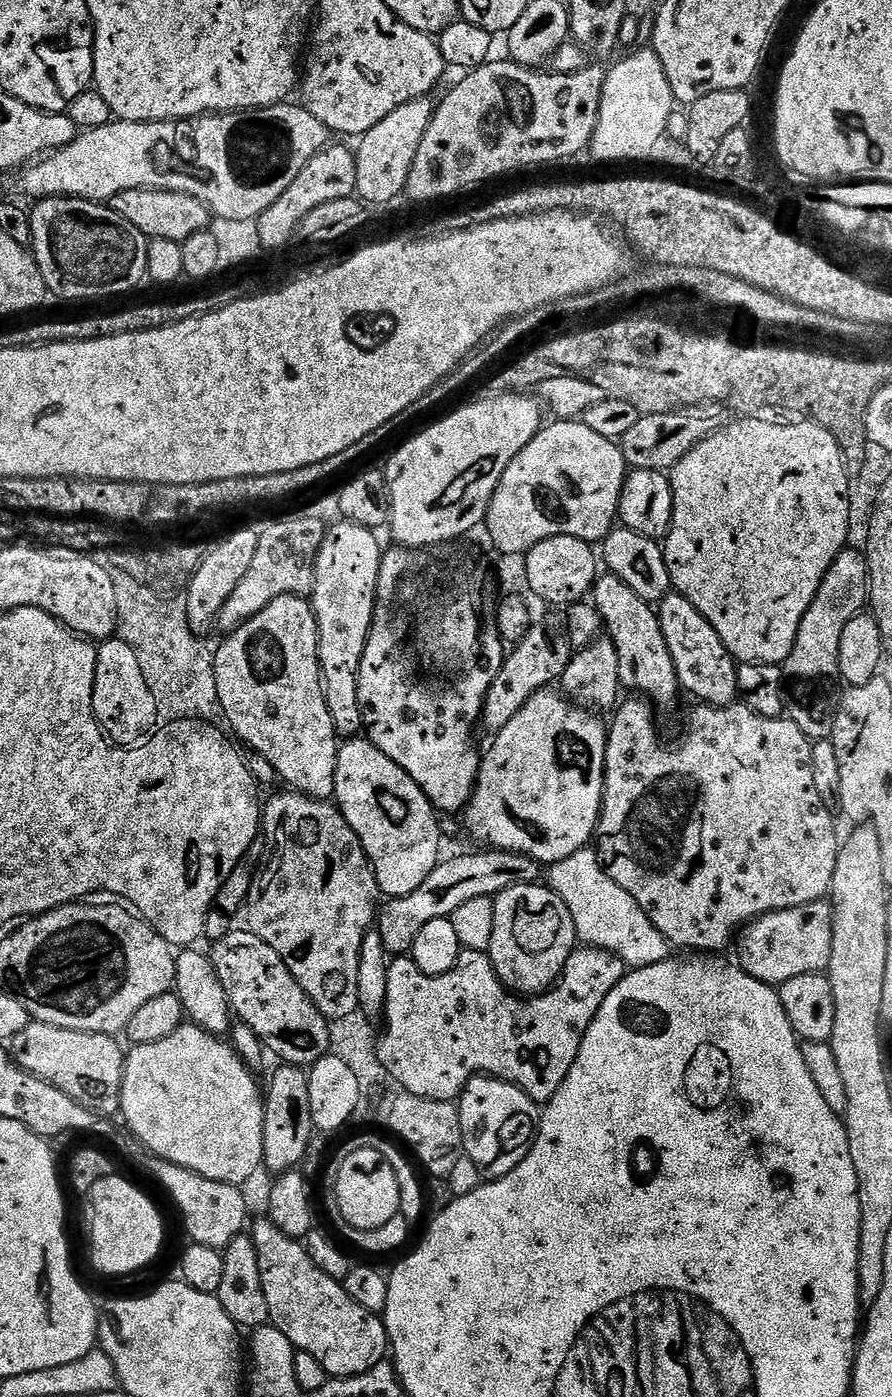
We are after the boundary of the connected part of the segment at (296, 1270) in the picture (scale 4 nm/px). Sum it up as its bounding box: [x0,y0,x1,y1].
[250,1218,390,1378]

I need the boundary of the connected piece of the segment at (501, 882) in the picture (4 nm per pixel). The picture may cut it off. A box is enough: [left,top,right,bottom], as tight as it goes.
[375,850,542,954]

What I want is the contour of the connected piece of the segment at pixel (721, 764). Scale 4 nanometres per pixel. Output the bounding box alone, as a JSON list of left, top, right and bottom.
[598,699,842,954]

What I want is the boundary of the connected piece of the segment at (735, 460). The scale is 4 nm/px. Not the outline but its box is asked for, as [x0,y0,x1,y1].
[662,418,850,665]

